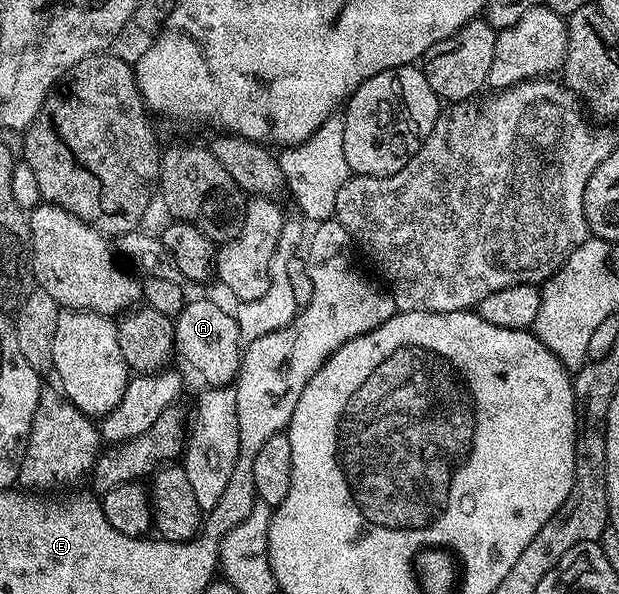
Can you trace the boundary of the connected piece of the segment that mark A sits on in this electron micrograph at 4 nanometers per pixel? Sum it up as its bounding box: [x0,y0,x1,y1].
[174,298,243,387]

